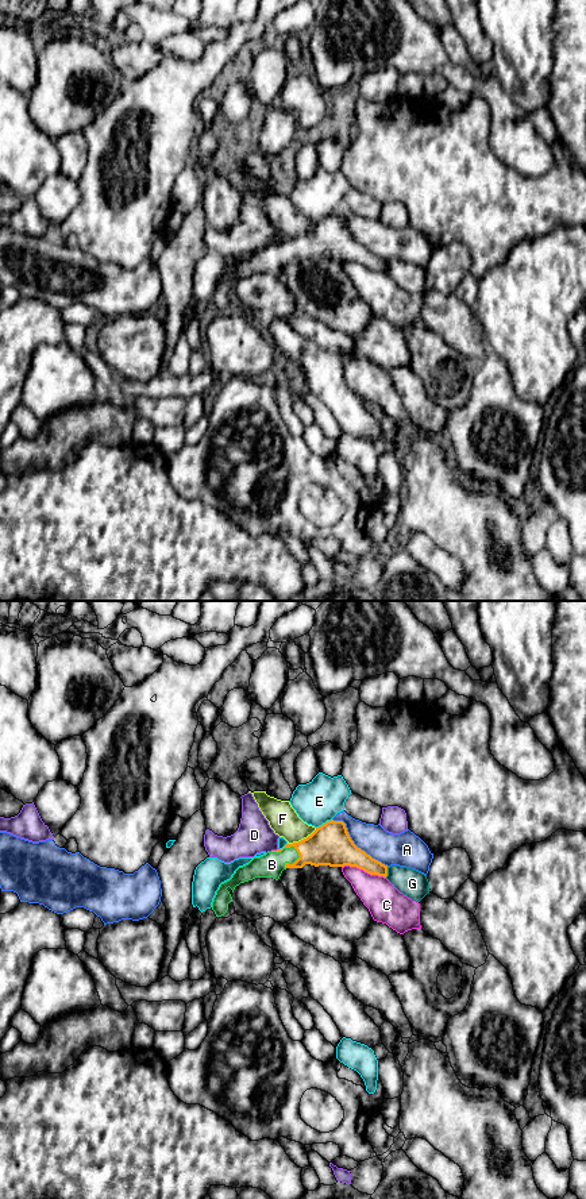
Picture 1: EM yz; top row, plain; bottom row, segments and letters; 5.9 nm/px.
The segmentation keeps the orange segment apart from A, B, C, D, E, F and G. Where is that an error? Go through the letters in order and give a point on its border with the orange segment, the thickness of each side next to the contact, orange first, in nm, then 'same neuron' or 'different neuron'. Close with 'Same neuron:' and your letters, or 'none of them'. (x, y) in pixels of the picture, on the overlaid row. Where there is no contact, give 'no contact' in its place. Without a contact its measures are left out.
A: yz (354, 844) | 240/190 nm | different neuron
B: yz (286, 847) | 240/150 nm | same neuron
C: yz (363, 870) | 240/220 nm | different neuron
D: yz (274, 851) | 190/220 nm | different neuron
E: yz (323, 824) | 240/260 nm | different neuron
F: yz (301, 840) | 240/180 nm | different neuron
G: yz (386, 872) | 130/160 nm | different neuron
Same neuron: B

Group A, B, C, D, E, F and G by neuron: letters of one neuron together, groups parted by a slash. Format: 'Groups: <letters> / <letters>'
Groups: A / B / C F G / D / E

